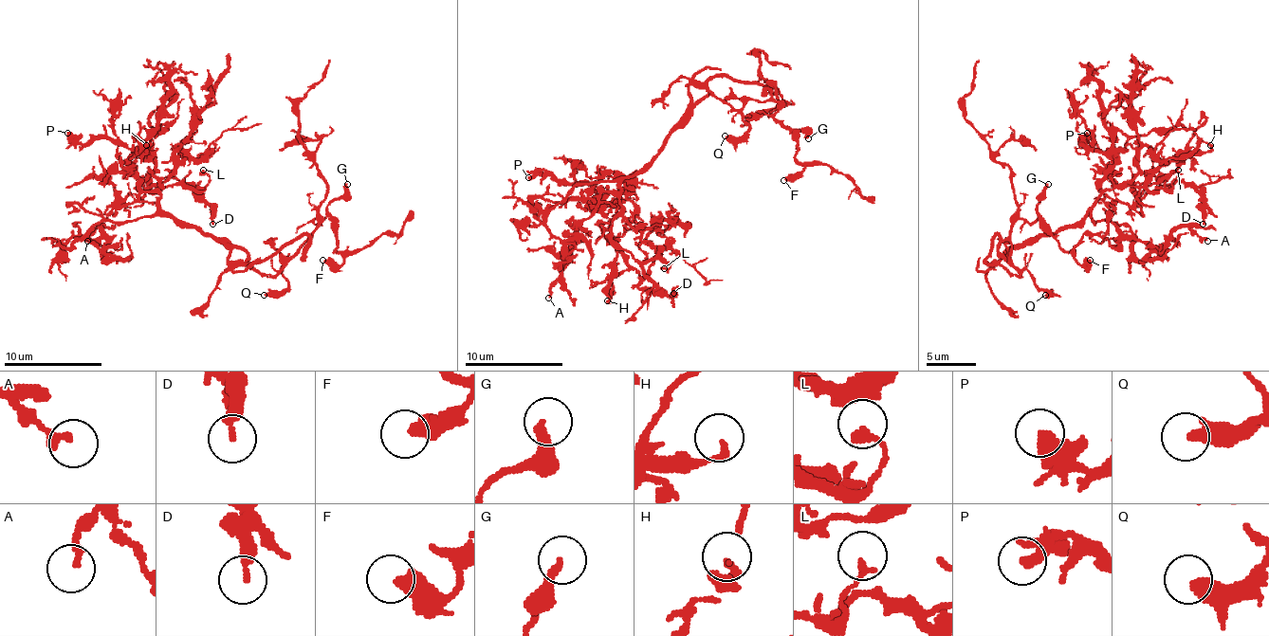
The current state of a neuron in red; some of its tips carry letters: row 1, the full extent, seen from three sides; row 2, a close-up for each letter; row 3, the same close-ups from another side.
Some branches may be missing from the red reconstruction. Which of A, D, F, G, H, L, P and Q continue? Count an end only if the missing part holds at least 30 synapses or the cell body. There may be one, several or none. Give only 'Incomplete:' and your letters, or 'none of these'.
Incomplete: none of these

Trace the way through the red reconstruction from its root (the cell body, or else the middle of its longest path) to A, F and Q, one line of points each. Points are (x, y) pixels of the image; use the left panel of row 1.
A: (234, 245), (222, 245), (171, 216), (100, 221), (84, 236), (101, 248), (104, 236), (97, 226), (87, 241)
F: (234, 245), (247, 263), (259, 263), (311, 238), (313, 221), (328, 218), (342, 263), (322, 260)
Q: (234, 245), (247, 253), (247, 263), (259, 272), (276, 275), (281, 270), (288, 282), (281, 292), (264, 295)

